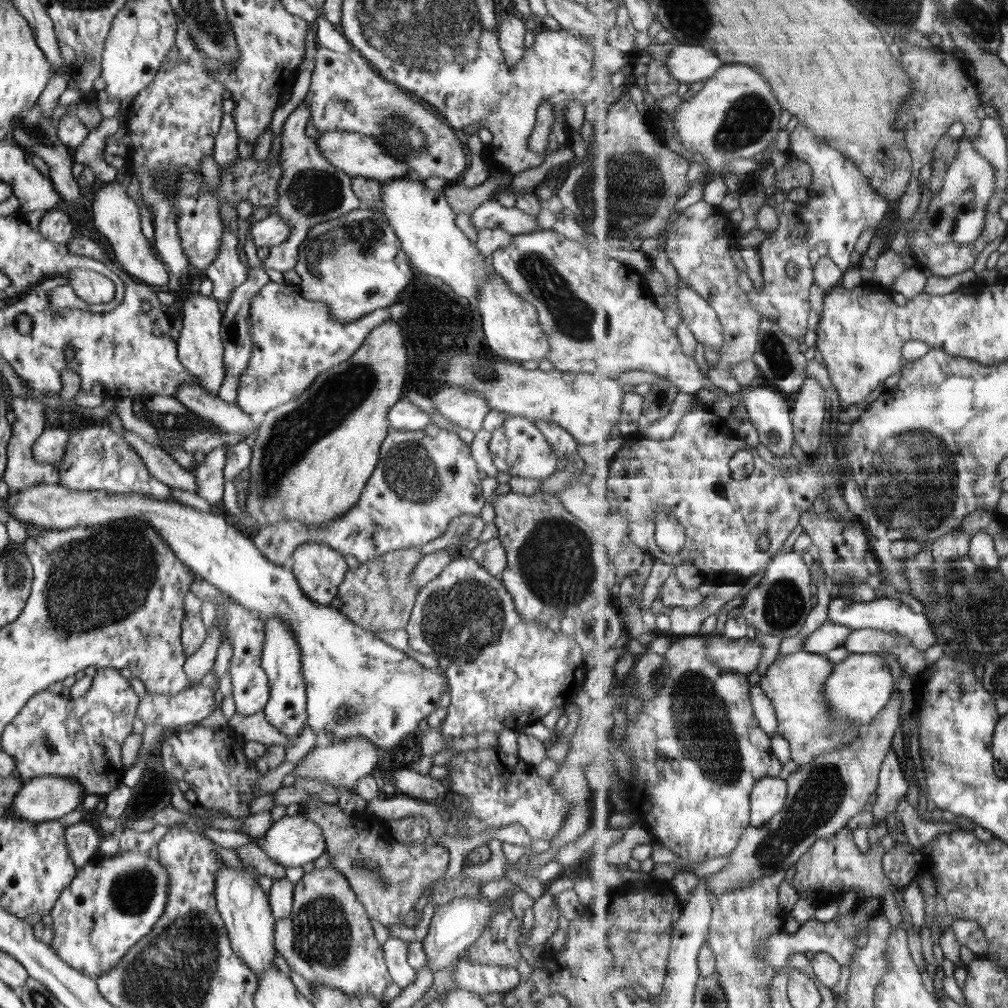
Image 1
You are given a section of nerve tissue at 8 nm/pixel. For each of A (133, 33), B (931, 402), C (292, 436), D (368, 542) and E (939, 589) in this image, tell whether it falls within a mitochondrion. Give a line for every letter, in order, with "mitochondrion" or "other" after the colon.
A: other
B: other
C: mitochondrion
D: other
E: mitochondrion

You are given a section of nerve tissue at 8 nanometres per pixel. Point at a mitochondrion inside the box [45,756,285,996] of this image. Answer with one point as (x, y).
(132, 892)

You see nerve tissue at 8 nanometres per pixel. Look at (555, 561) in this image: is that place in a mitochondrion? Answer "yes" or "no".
yes

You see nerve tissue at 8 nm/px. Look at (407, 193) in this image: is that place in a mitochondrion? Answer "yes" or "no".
no

